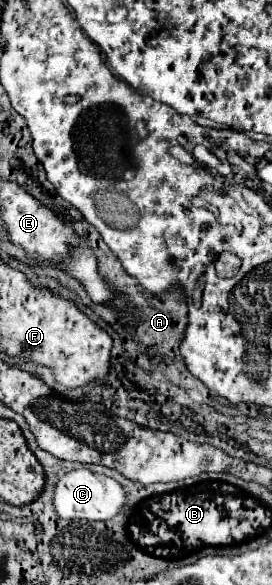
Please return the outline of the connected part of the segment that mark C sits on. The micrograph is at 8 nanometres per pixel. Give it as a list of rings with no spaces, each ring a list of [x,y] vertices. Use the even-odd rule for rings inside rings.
[[[90,469],[70,471],[60,477],[54,489],[54,507],[62,519],[86,519],[86,521],[106,521],[116,517],[126,503],[124,487],[102,473],[94,473]]]

